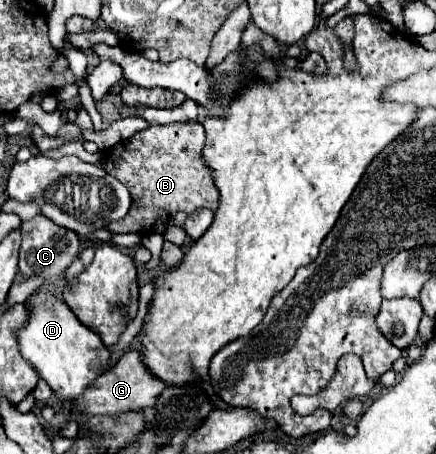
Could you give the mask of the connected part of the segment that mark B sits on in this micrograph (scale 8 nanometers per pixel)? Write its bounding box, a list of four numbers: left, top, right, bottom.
[103,121,219,235]

